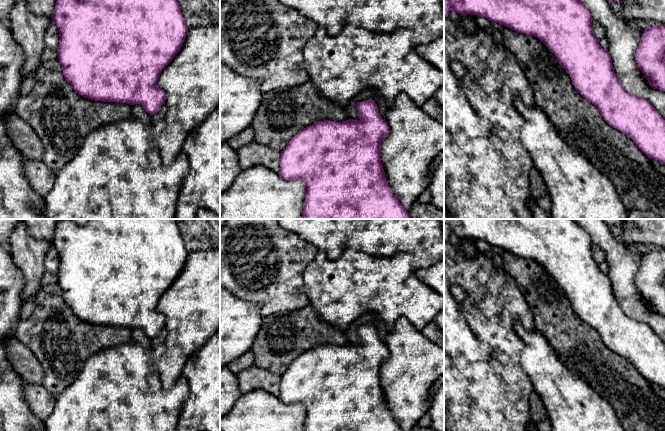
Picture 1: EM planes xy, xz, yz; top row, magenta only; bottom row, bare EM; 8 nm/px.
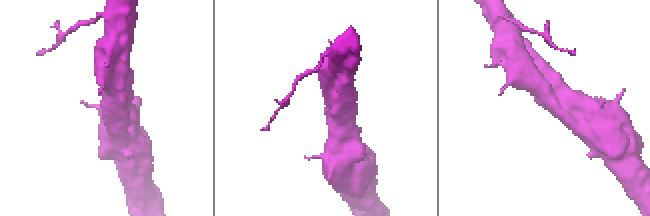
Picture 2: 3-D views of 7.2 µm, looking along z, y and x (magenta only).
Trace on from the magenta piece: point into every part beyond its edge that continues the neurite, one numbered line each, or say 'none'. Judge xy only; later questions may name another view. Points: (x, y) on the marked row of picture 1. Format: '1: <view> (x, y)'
none

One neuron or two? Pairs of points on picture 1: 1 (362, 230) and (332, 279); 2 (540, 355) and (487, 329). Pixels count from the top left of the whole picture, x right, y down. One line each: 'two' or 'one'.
1: two
2: two

